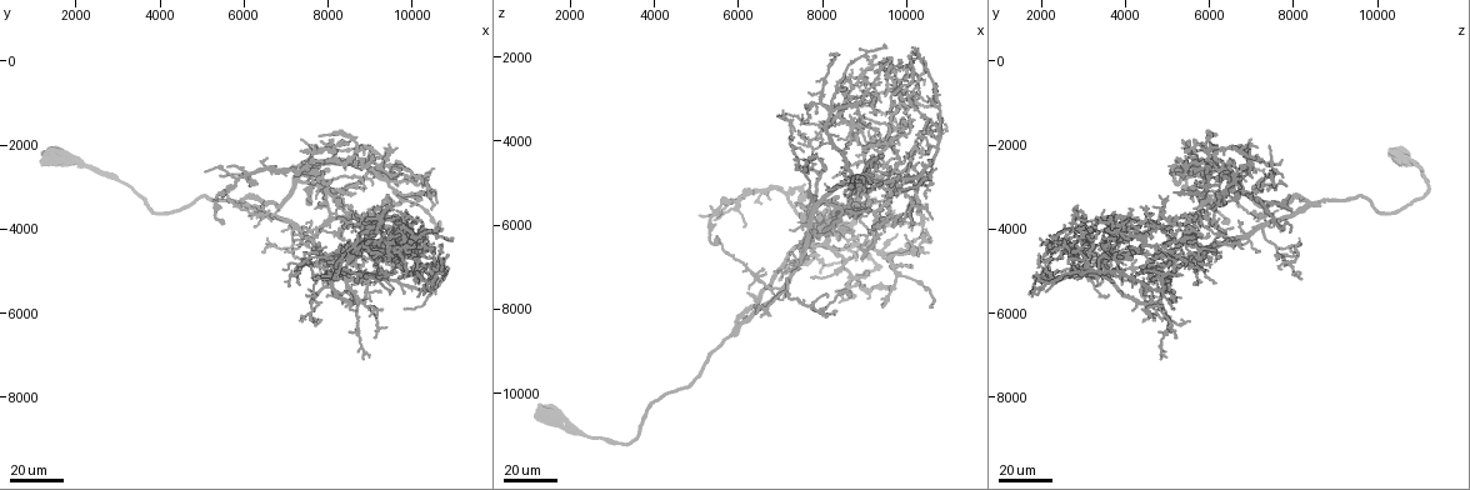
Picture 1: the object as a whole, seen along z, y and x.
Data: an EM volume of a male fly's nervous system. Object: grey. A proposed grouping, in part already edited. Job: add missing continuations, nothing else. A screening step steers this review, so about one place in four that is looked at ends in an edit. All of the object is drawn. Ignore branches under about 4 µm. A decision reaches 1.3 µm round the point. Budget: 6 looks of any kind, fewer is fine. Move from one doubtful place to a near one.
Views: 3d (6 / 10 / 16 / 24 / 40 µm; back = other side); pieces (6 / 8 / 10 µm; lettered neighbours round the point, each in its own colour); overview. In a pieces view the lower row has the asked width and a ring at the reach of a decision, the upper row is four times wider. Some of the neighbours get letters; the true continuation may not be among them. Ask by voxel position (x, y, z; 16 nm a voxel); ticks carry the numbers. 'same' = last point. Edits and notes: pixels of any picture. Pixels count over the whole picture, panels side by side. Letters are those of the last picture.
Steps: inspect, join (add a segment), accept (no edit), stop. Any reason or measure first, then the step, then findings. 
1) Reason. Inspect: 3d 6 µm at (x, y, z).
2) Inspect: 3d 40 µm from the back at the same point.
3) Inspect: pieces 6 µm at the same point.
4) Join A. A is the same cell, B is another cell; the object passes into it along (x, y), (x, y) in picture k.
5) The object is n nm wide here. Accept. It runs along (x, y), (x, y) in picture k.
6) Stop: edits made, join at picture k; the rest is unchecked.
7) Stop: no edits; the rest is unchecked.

Thin end. Inspect: 3d 24 µm at (8300, 3750, 4850).

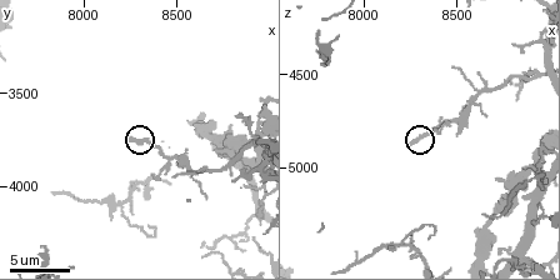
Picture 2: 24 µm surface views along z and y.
Inspect: pieces 6 µm at (8240, 3740, 4860).

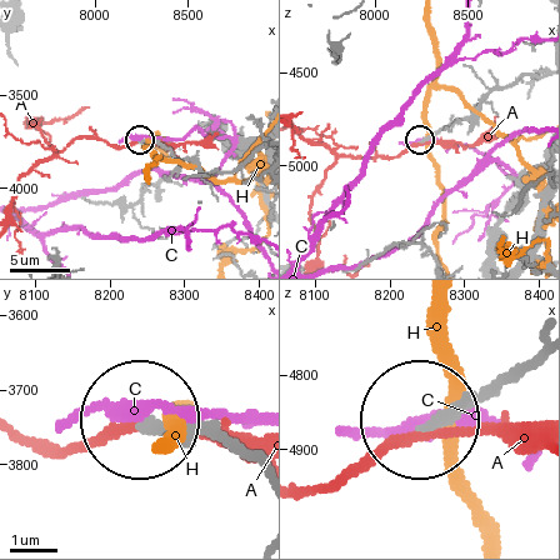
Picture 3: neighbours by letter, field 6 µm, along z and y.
Accept. A, C and H are other cells; it runs along (259, 148), (231, 170), (201, 171), (163, 148), (140, 140) in picture 3; no lettered segment goes on from it.

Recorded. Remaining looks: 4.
Stops while still wide. Inspect: 3d 24 µm at (9450, 3500, 7900).

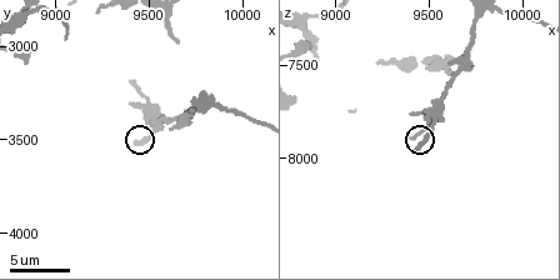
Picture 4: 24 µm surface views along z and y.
Inspect: pieces 8 µm at (9440, 3520, 7960).

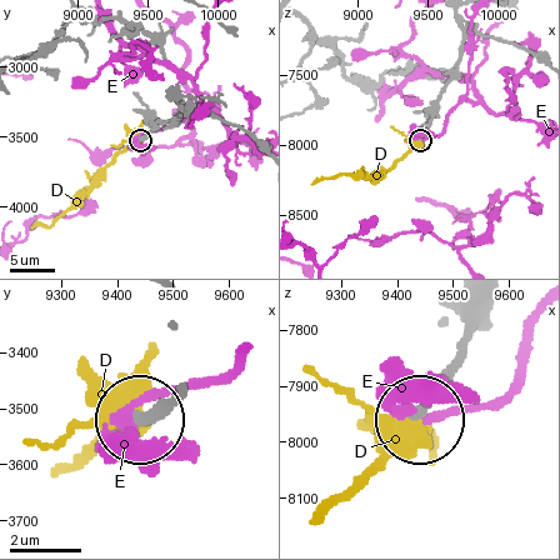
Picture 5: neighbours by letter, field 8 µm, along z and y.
Join D. D is the same cell, E is another cell; it goes on there.

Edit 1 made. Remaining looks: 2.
Stop: edits made, join at picture 5; the rest is unchecked.

